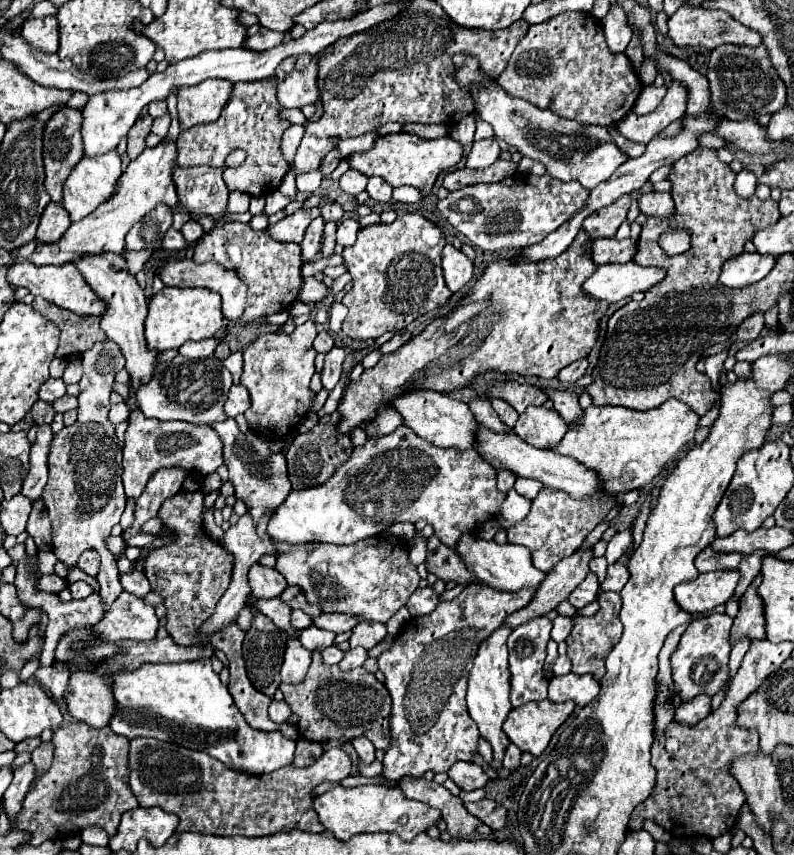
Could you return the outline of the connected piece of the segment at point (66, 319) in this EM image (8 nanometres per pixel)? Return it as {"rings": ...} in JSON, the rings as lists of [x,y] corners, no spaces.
{"rings":[[[34,297],[32,307],[34,307],[34,311],[38,311],[44,317],[48,317],[50,321],[54,321],[56,327],[60,329],[60,333],[62,333],[60,347],[56,351],[56,357],[68,359],[74,353],[84,353],[98,339],[104,339],[106,337],[104,331],[100,329],[100,317],[80,319],[72,311],[54,307],[52,303],[48,303],[42,297]]]}

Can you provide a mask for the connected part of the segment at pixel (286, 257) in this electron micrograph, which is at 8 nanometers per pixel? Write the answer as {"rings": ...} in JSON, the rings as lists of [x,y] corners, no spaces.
{"rings":[[[226,221],[224,225],[214,225],[212,231],[198,239],[192,259],[196,263],[216,261],[224,269],[236,271],[238,277],[246,283],[248,299],[240,321],[258,321],[270,313],[288,309],[302,287],[300,245],[274,241],[268,231],[254,231],[250,223]]]}

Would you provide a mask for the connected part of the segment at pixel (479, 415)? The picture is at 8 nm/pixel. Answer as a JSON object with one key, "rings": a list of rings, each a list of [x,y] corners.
{"rings":[[[484,397],[472,399],[472,401],[468,403],[468,407],[470,407],[470,411],[474,413],[474,419],[476,419],[478,423],[482,423],[484,427],[490,427],[492,431],[504,431],[504,429],[506,429],[506,425],[498,419],[498,415],[496,415],[496,411],[492,409],[492,405],[490,405],[488,399],[484,399]]]}

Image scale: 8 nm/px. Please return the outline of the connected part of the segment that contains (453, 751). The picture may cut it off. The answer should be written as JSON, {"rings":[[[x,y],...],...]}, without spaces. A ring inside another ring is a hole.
{"rings":[[[476,583],[476,585],[468,585],[468,587],[464,587],[464,591],[462,591],[456,599],[452,599],[450,603],[438,603],[438,607],[436,607],[430,615],[412,617],[412,619],[410,619],[410,627],[400,629],[400,633],[398,633],[392,649],[386,651],[386,653],[382,653],[382,655],[378,657],[378,667],[380,667],[380,671],[382,671],[384,677],[386,677],[384,685],[386,685],[386,689],[390,691],[390,697],[392,697],[392,713],[390,713],[390,735],[392,735],[392,741],[390,741],[390,747],[386,749],[384,759],[382,759],[382,765],[384,765],[382,777],[386,777],[386,779],[390,779],[390,781],[398,781],[398,779],[402,779],[402,777],[406,777],[406,775],[416,775],[416,777],[418,777],[418,775],[424,775],[426,771],[446,773],[456,761],[472,761],[472,759],[474,759],[474,755],[478,753],[478,739],[480,739],[480,735],[478,735],[476,723],[470,719],[470,715],[468,715],[468,711],[466,711],[466,675],[470,673],[470,663],[472,663],[472,659],[474,659],[480,643],[482,643],[494,629],[498,629],[508,615],[524,609],[524,607],[532,601],[532,597],[534,597],[536,591],[538,591],[538,587],[522,587],[522,589],[518,589],[518,591],[494,591],[492,587],[478,585],[478,583]]]}

